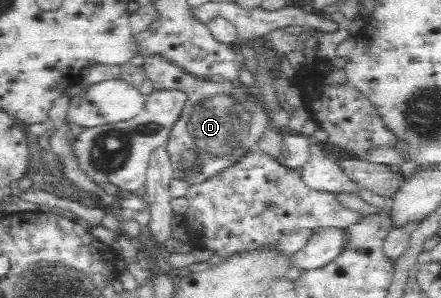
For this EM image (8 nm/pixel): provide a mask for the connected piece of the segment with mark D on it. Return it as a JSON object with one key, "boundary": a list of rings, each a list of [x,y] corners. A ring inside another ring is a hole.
{"boundary":[[[160,56],[147,57],[141,66],[157,93],[172,89],[182,89],[190,96],[186,107],[183,109],[183,115],[179,117],[175,127],[170,132],[166,145],[172,160],[174,178],[185,181],[190,186],[199,184],[208,179],[208,177],[216,175],[221,169],[236,163],[246,149],[256,144],[256,140],[262,135],[262,129],[266,129],[269,126],[268,117],[264,109],[257,104],[256,99],[246,95],[246,93],[250,95],[253,93],[244,89],[240,83],[233,84],[226,81],[195,78],[186,70]]]}

